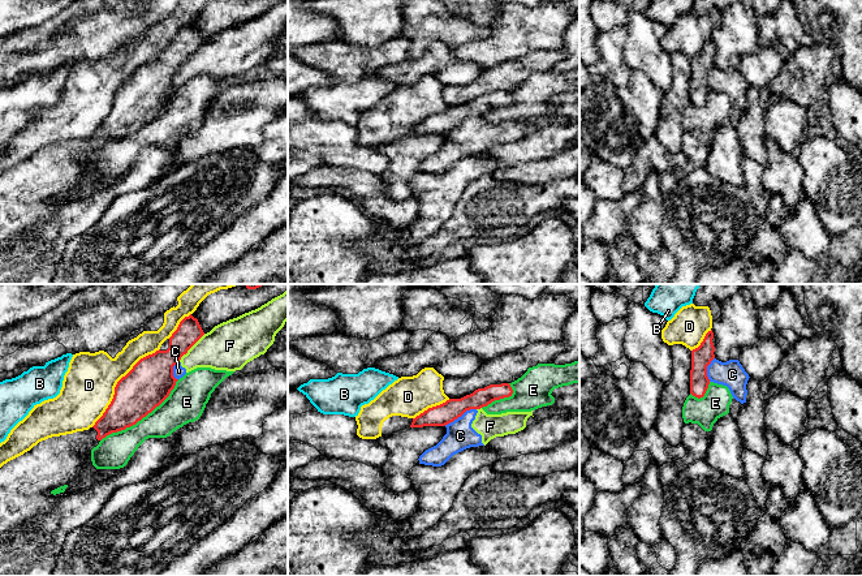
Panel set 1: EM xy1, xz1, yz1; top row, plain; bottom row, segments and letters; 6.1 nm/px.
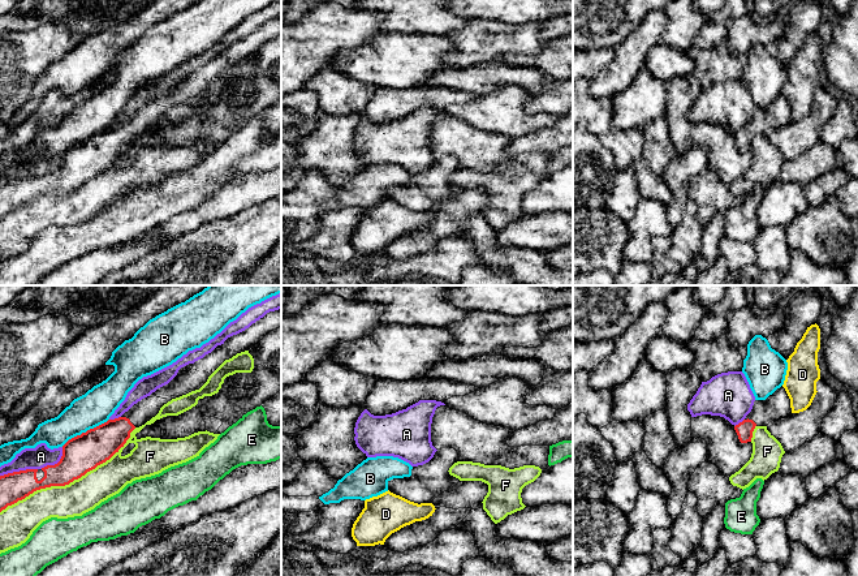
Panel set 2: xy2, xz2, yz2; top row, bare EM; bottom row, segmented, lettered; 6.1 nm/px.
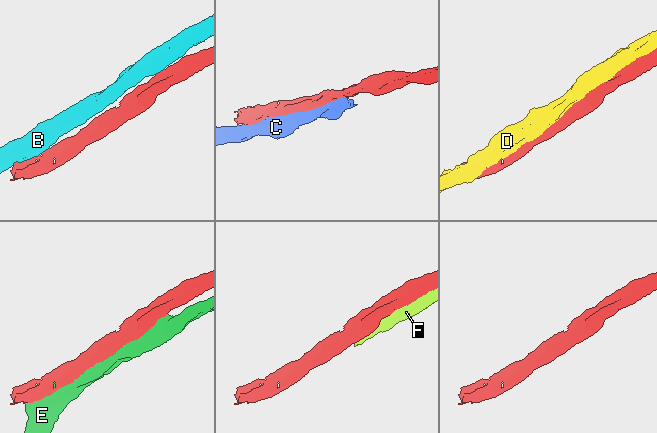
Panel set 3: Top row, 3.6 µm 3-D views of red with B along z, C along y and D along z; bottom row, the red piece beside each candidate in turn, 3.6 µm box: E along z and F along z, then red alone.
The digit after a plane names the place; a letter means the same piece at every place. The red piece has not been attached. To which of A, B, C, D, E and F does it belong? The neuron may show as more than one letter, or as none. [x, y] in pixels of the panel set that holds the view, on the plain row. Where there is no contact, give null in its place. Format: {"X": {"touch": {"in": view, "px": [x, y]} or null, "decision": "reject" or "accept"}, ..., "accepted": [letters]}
{"A": {"touch": {"in": "xy2", "px": [20, 179]}, "decision": "reject"}, "B": {"touch": {"in": "xy2", "px": [86, 140]}, "decision": "reject"}, "C": {"touch": {"in": "xz1", "px": [460, 124]}, "decision": "reject"}, "D": {"touch": {"in": "xy1", "px": [117, 91]}, "decision": "reject"}, "E": {"touch": {"in": "xy1", "px": [142, 125]}, "decision": "reject"}, "F": {"touch": {"in": "xy2", "px": [69, 190]}, "decision": "reject"}, "accepted": []}

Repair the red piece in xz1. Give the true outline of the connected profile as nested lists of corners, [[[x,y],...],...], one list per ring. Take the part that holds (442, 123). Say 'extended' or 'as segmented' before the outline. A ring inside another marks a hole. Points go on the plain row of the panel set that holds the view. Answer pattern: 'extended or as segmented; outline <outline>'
as segmented; outline [[[509,91],[490,93],[461,107],[449,107],[440,113],[428,116],[413,126],[410,136],[445,134],[461,125],[466,119],[480,117],[495,108],[509,106],[512,102],[513,98]]]

